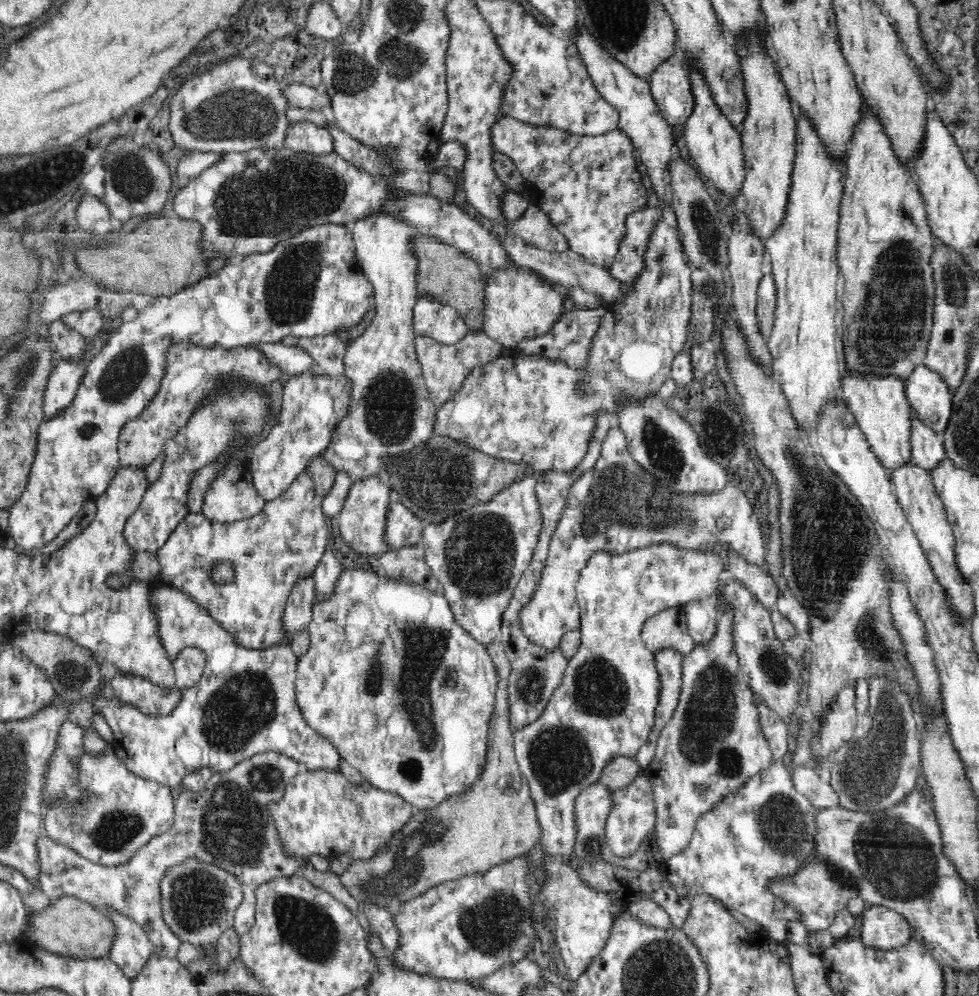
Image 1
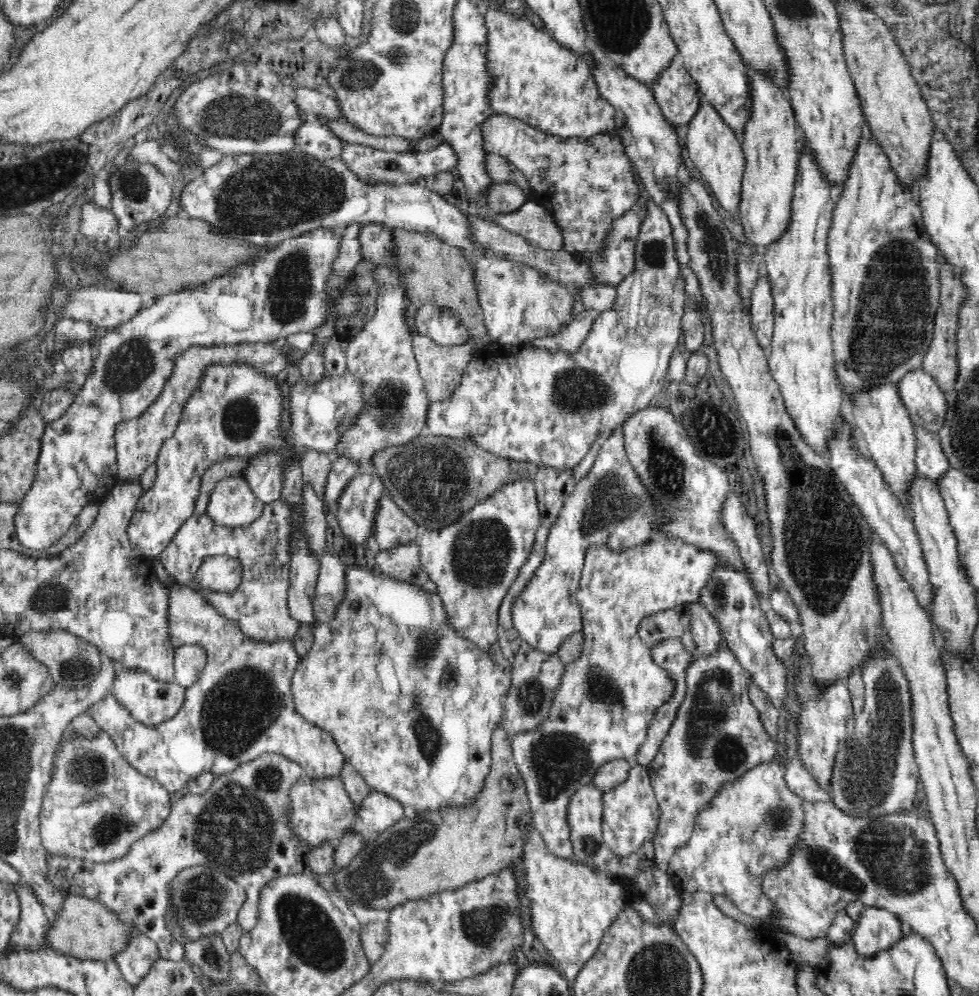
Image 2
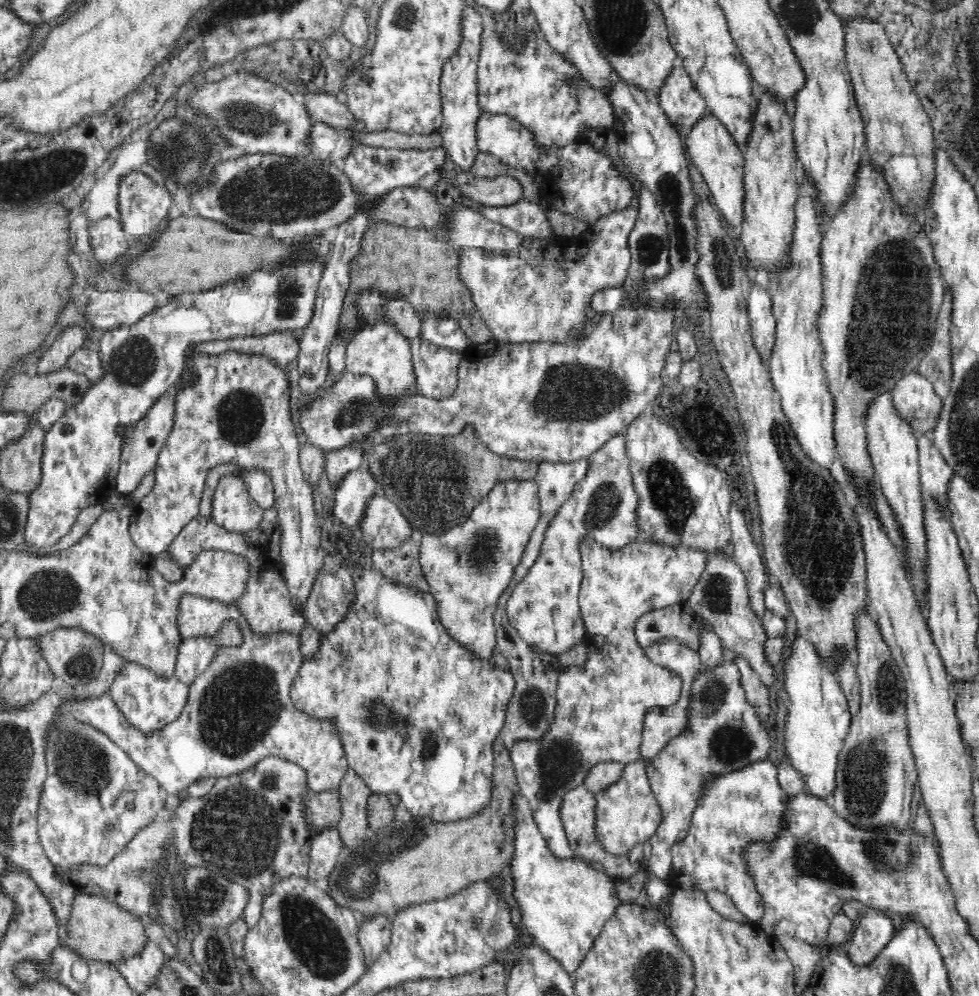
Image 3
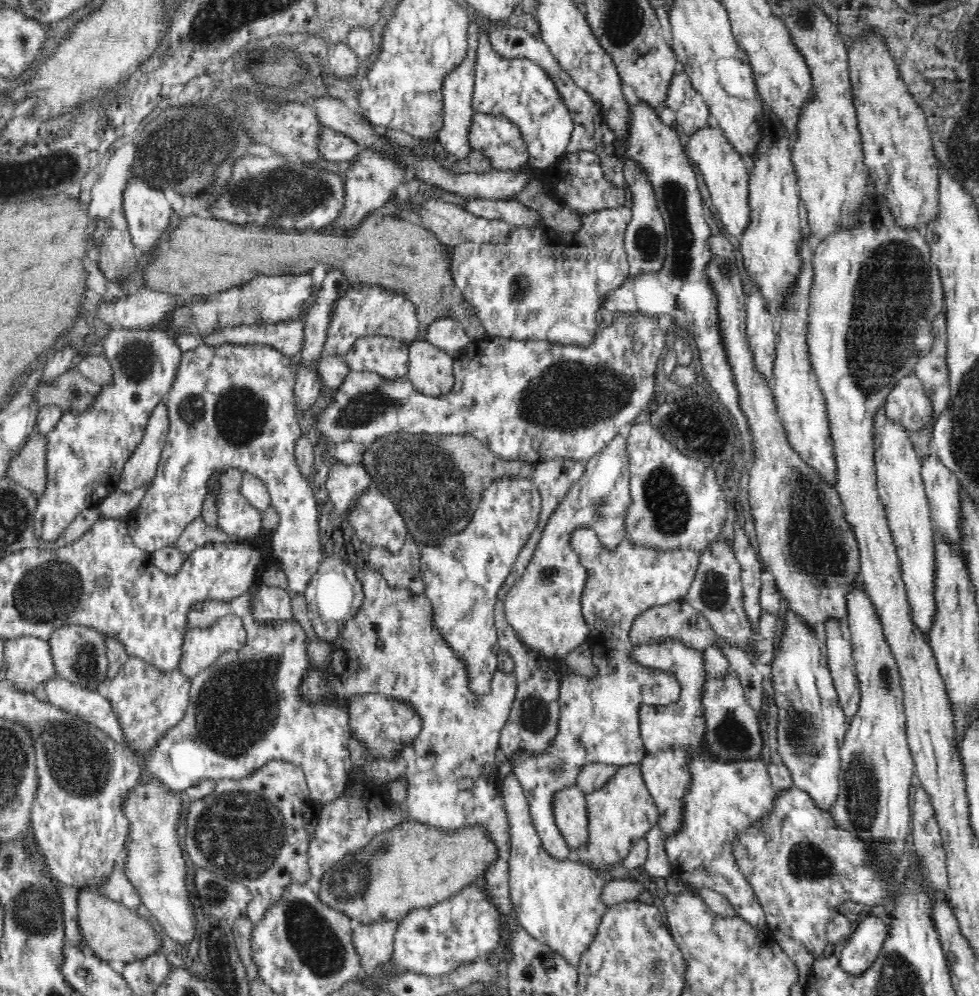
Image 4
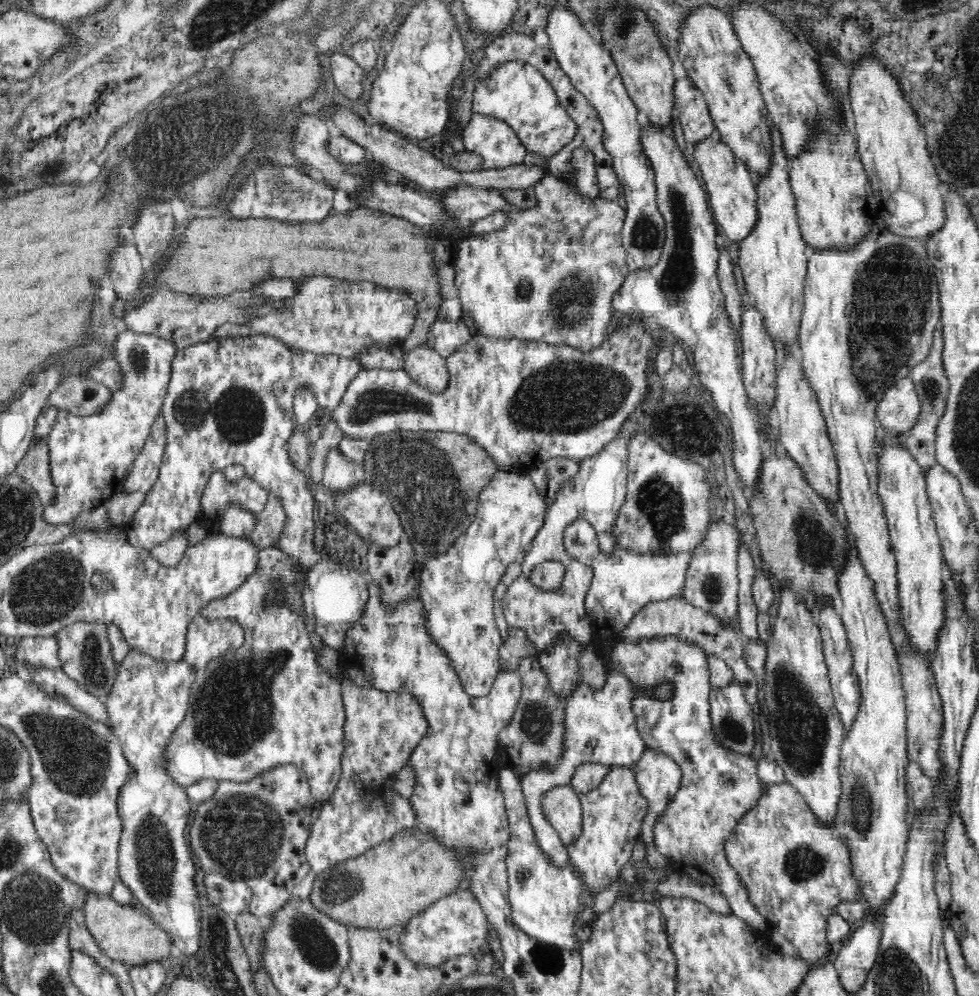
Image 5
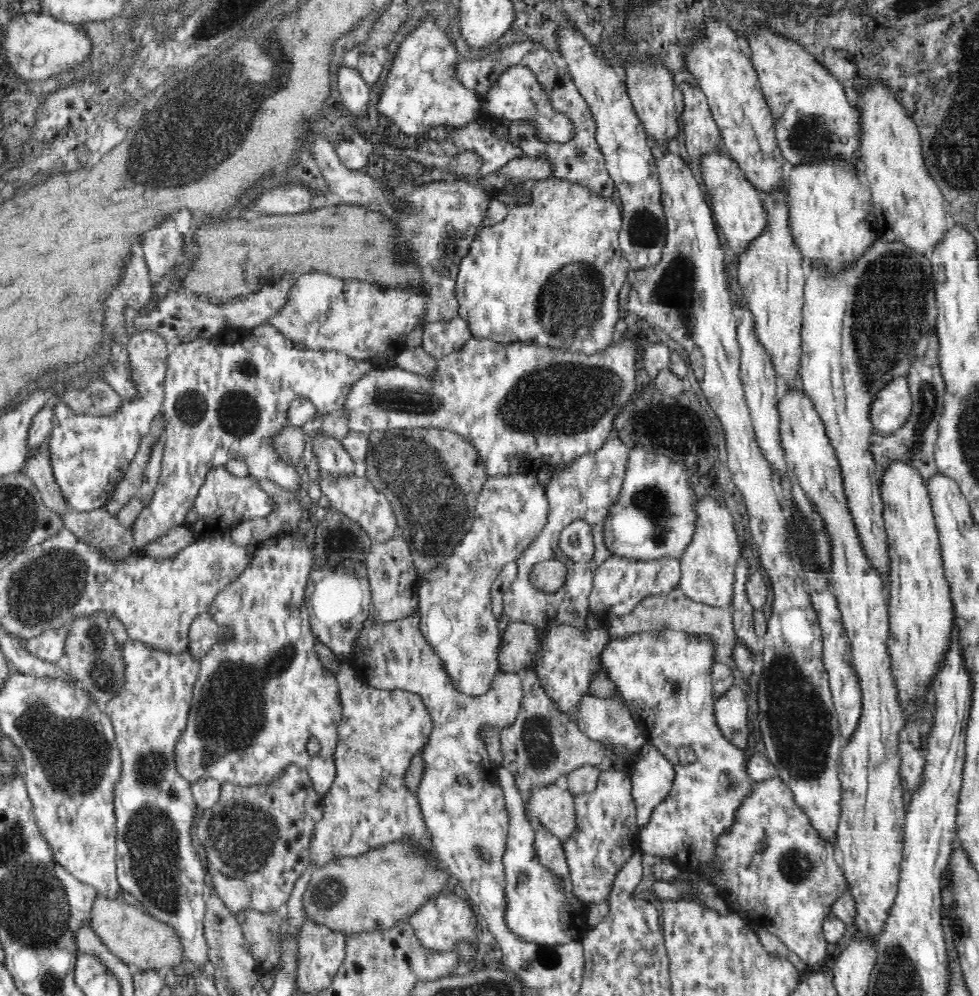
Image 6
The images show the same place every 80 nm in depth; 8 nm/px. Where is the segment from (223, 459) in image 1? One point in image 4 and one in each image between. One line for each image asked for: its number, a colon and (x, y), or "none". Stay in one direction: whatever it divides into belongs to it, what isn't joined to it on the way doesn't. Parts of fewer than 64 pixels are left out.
2: (232, 503)
3: (233, 508)
4: (236, 515)

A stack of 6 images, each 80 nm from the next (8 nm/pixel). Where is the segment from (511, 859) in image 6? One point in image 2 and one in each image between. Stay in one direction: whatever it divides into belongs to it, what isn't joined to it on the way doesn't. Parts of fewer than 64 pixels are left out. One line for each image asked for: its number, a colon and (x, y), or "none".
2: (572, 906)
3: (565, 903)
4: (559, 902)
5: (554, 904)

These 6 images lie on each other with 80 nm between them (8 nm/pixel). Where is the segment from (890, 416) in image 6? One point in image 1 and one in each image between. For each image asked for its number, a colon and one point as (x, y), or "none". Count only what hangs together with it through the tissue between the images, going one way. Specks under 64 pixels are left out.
1: (928, 393)
2: (927, 404)
3: (914, 396)
4: (908, 403)
5: (900, 409)

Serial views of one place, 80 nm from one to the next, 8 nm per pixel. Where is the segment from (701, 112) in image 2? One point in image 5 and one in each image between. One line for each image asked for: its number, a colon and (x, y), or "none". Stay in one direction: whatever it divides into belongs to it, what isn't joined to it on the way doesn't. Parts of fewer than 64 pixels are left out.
3: (710, 147)
4: (724, 169)
5: (730, 184)

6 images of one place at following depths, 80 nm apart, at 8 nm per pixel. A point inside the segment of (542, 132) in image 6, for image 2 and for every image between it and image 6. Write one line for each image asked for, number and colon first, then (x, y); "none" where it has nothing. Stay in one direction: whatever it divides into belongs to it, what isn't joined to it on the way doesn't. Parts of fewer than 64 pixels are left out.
2: (536, 79)
3: (533, 83)
4: (521, 89)
5: (515, 91)

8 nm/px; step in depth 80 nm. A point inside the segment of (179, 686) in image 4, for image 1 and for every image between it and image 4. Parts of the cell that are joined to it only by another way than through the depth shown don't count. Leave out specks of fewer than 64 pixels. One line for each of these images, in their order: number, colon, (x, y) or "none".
1: (133, 690)
2: (151, 701)
3: (148, 702)

